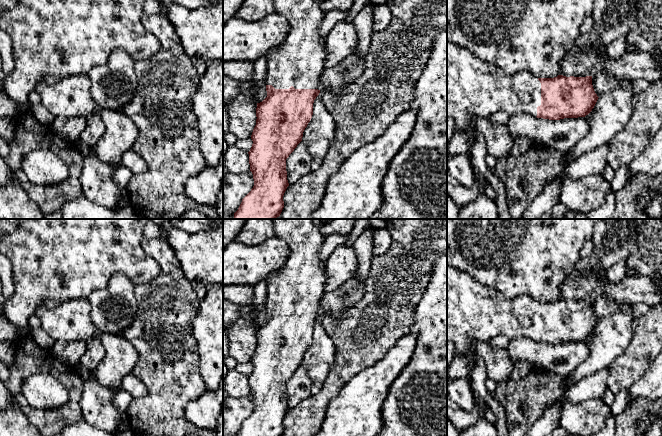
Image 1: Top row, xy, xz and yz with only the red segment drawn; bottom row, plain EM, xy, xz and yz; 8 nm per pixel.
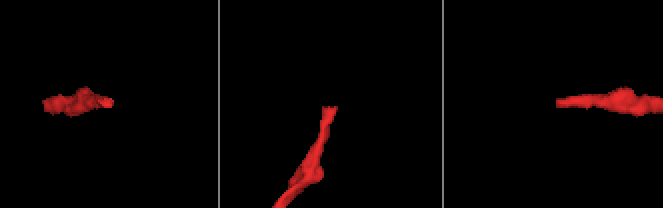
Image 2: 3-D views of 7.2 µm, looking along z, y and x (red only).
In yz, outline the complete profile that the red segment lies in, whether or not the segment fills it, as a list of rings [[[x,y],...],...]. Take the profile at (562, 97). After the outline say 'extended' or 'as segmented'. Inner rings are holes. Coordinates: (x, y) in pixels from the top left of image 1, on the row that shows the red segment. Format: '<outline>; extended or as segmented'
[[[447,41],[447,116],[455,123],[458,131],[469,131],[472,141],[467,150],[470,167],[474,176],[481,177],[491,185],[496,193],[494,200],[497,205],[497,219],[513,219],[506,205],[506,192],[502,183],[499,181],[497,174],[490,170],[486,164],[487,146],[485,139],[473,128],[470,127],[470,121],[473,117],[488,117],[497,111],[505,111],[510,115],[526,113],[537,118],[560,120],[564,118],[585,117],[594,108],[598,96],[592,85],[592,76],[586,77],[566,77],[558,75],[554,78],[537,78],[528,71],[507,74],[493,64],[486,63],[479,59],[472,52]]]; extended

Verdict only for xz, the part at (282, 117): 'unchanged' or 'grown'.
grown

